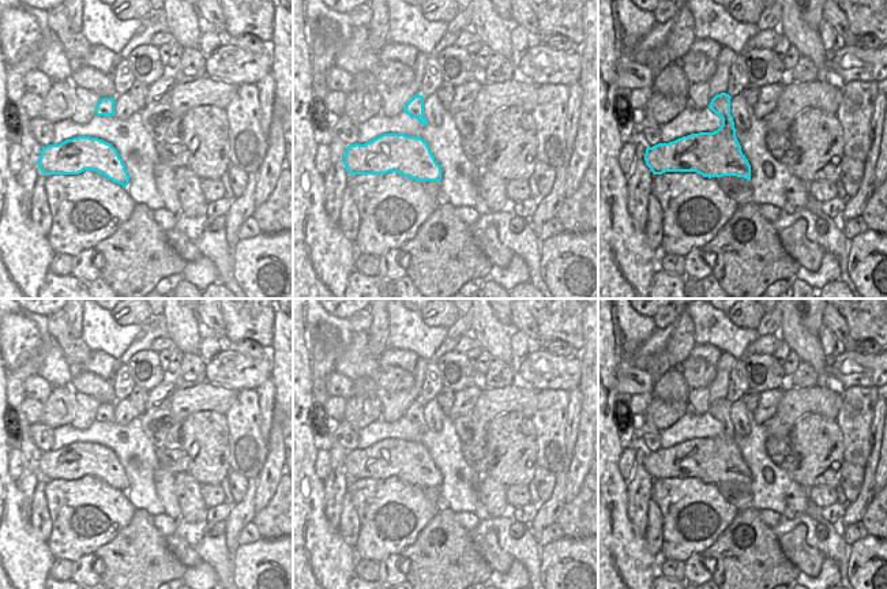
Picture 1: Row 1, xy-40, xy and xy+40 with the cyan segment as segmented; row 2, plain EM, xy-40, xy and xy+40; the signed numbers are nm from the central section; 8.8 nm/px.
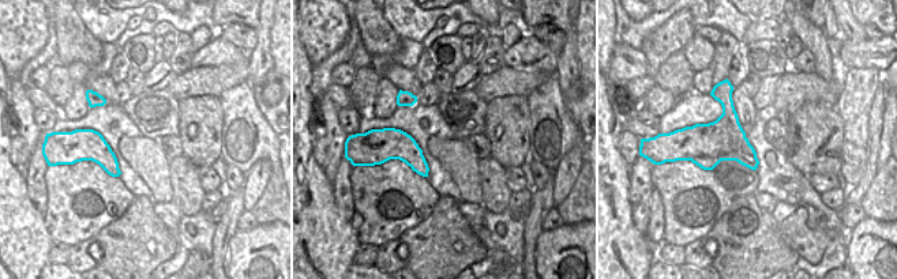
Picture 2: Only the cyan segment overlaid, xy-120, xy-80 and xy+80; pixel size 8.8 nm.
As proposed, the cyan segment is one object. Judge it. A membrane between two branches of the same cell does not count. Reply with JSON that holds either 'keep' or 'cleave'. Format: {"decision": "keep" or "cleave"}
{"decision": "keep"}

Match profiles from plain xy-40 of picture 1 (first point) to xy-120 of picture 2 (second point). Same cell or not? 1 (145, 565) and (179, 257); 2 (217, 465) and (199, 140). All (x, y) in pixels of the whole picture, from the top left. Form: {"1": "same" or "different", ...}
{"1": "different", "2": "same"}

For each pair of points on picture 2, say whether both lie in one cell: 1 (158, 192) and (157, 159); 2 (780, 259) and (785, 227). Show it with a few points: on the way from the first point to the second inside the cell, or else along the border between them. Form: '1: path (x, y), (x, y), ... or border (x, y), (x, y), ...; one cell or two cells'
1: path (158, 184), (157, 168); one cell
2: border (777, 225), (781, 238), (799, 256); two cells

